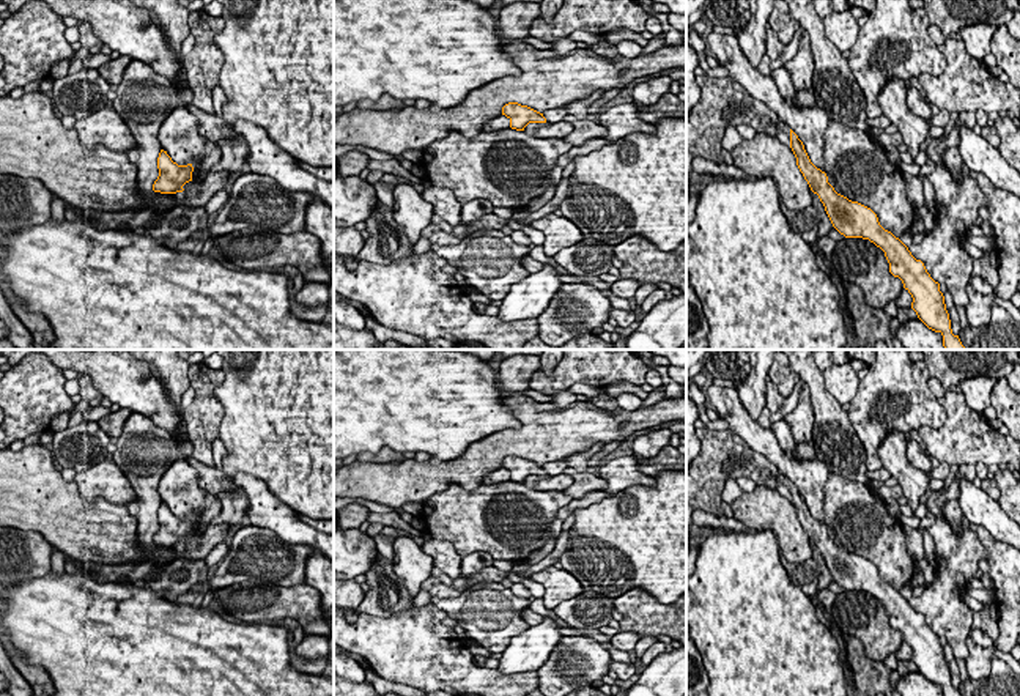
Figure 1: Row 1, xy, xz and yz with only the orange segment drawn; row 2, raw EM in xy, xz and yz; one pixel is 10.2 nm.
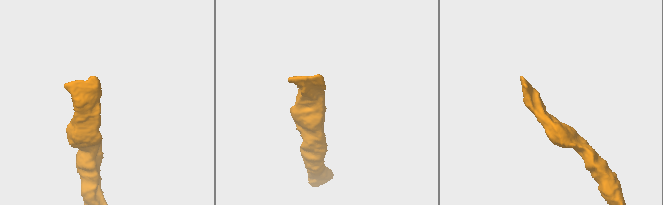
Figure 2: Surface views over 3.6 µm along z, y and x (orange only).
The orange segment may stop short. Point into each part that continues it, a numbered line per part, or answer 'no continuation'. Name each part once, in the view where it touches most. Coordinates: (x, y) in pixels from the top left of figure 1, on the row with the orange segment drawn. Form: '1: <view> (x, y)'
1: yz (783, 134)

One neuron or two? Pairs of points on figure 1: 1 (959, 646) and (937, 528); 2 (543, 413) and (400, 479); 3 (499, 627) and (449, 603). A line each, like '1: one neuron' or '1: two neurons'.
1: one neuron
2: one neuron
3: one neuron

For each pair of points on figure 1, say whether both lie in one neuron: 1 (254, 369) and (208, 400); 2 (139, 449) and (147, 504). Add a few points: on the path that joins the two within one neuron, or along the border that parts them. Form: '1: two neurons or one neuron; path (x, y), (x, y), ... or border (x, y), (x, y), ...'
1: two neurons; border (222, 369), (218, 430)
2: one neuron; path (144, 463), (145, 490)

